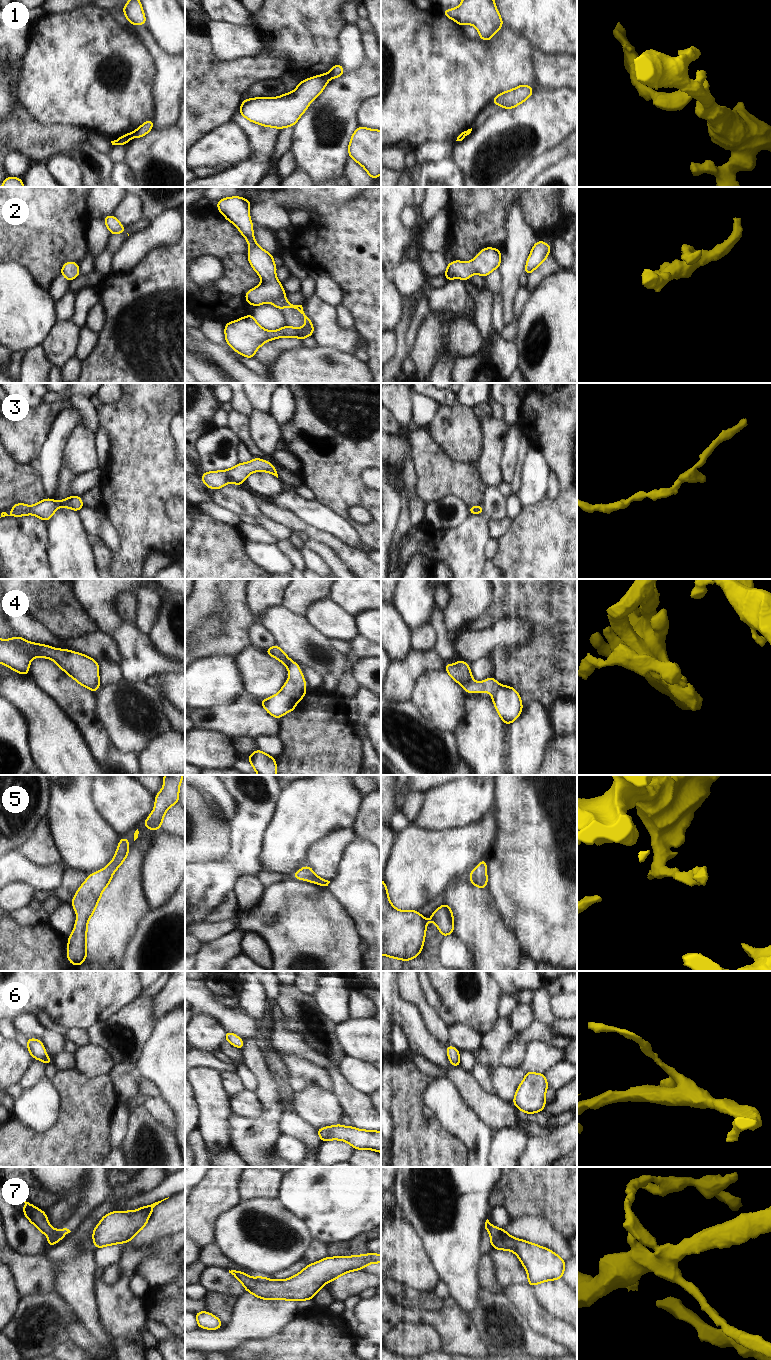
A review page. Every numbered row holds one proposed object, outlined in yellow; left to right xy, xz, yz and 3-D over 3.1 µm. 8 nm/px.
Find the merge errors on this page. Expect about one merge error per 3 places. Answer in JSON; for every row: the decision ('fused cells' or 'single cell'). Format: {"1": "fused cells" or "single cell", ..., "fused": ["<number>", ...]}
{"1": "fused cells", "2": "single cell", "3": "single cell", "4": "fused cells", "5": "single cell", "6": "single cell", "7": "single cell", "fused": ["1", "4"]}

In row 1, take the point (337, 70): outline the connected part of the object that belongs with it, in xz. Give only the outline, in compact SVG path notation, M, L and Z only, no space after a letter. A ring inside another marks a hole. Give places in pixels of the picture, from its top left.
M336 64L331 68L329 72L330 78L339 78L343 75L344 71L345 69L343 68L343 66Z

